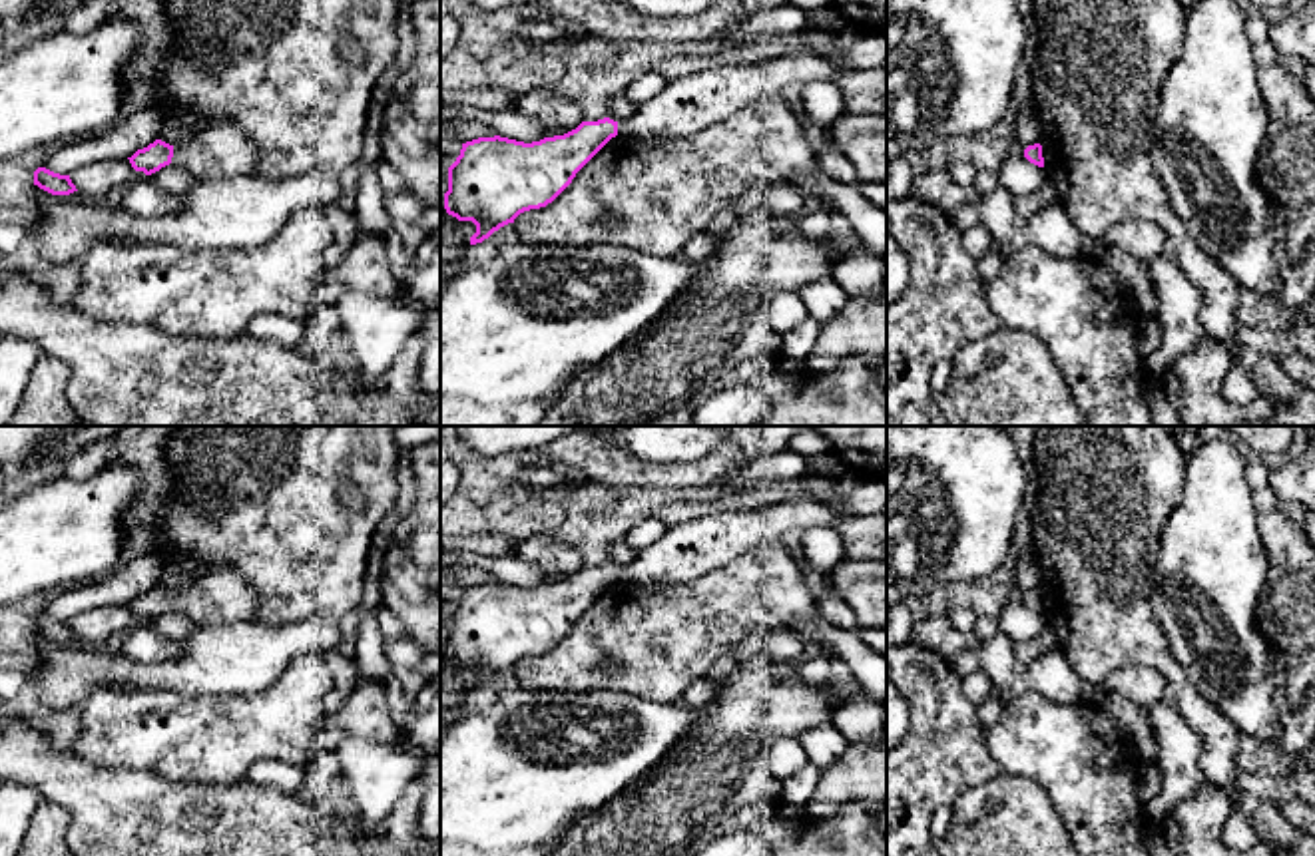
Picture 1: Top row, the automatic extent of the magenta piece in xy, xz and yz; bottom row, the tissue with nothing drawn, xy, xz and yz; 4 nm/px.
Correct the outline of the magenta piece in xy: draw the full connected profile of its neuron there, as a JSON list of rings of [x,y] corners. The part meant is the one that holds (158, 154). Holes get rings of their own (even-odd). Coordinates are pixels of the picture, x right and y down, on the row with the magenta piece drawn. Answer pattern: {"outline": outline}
{"outline": [[[211,123],[189,141],[169,145],[155,139],[130,159],[135,171],[151,175],[173,163],[187,169],[197,181],[255,175],[259,171],[259,145],[235,123]]]}

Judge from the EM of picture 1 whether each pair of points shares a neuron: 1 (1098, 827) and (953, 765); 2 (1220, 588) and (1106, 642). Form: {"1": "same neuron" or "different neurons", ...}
{"1": "different neurons", "2": "different neurons"}

